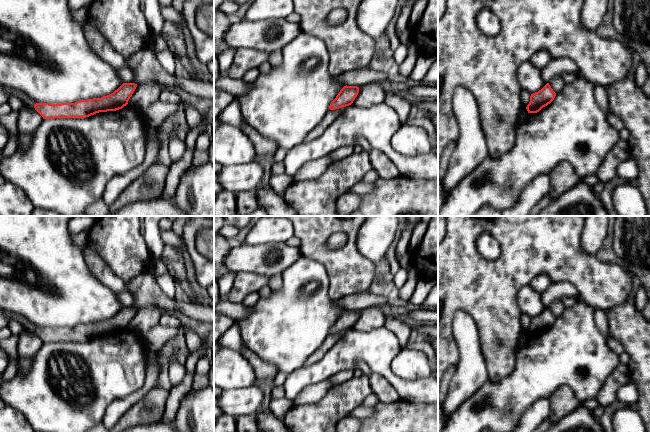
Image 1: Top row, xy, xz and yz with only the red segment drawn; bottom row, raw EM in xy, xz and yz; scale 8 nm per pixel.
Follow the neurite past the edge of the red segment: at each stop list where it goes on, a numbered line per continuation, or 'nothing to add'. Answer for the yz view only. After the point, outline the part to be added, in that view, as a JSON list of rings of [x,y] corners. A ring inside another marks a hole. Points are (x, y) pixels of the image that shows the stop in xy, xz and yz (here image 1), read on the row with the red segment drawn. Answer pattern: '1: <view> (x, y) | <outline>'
nothing to add

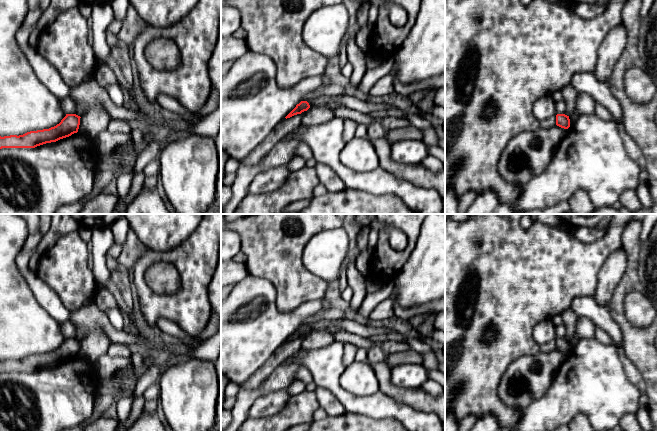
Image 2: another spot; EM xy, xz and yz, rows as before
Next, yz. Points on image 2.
nothing to add

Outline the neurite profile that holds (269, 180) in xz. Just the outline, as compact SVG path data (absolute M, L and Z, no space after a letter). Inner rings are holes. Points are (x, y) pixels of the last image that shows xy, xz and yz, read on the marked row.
M287 164L258 173L248 187L248 194L270 193L278 190L290 176Z

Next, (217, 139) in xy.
M221 128L215 137L216 150L218 152L219 169L216 180L216 200L213 207L214 212L216 212L221 205Z

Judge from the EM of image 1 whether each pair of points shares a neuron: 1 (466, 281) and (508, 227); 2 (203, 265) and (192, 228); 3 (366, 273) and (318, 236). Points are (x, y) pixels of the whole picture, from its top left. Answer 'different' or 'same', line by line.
1: same
2: same
3: same

